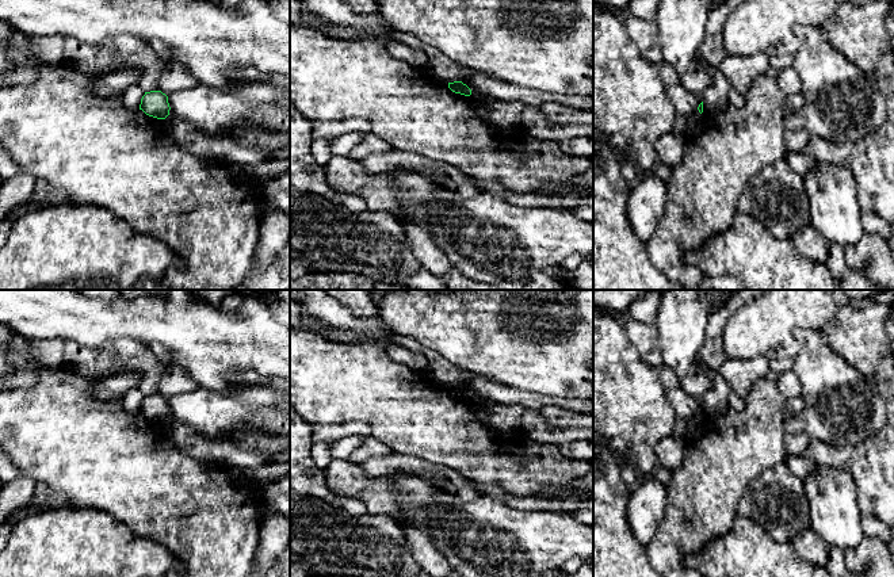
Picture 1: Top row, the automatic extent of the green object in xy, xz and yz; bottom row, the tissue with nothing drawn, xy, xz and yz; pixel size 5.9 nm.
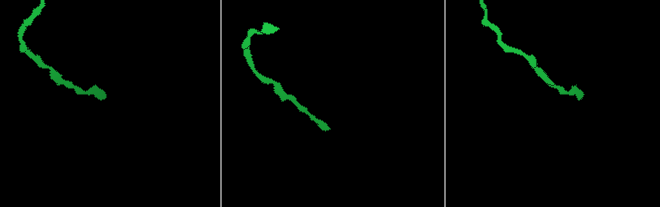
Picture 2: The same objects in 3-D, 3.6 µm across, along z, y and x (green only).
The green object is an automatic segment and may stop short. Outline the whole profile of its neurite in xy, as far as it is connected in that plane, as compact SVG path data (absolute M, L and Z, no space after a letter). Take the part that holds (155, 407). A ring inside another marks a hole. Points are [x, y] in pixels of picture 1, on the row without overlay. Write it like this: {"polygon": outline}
{"polygon": "M161 394L145 396L141 402L140 413L142 413L149 420L165 423L171 413L168 400Z"}

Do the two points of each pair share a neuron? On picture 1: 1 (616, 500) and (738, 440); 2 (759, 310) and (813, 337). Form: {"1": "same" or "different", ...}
{"1": "different", "2": "different"}

